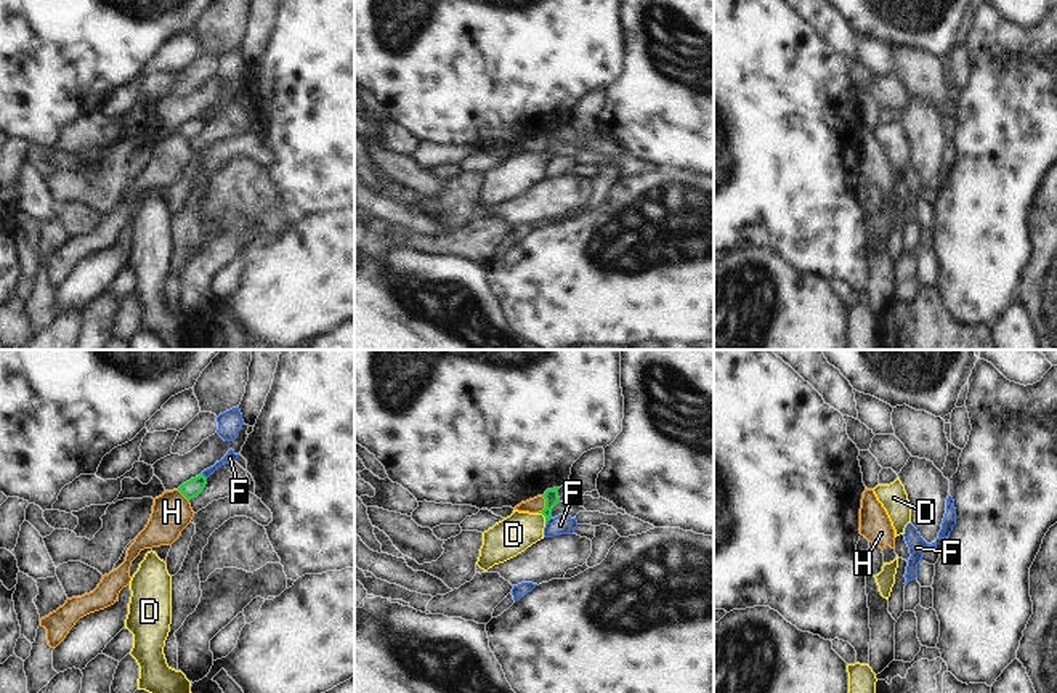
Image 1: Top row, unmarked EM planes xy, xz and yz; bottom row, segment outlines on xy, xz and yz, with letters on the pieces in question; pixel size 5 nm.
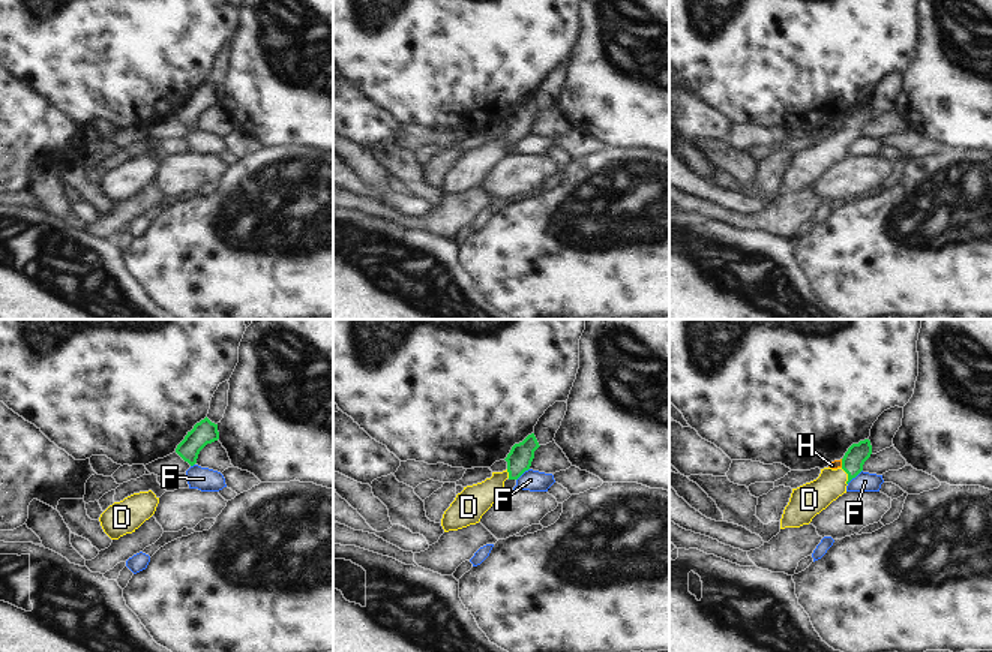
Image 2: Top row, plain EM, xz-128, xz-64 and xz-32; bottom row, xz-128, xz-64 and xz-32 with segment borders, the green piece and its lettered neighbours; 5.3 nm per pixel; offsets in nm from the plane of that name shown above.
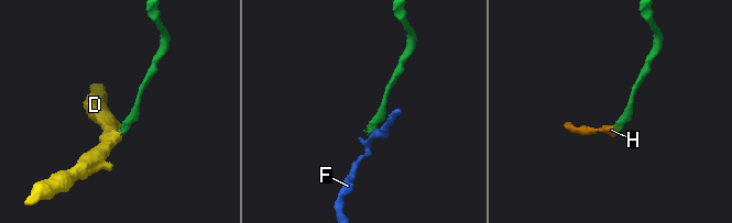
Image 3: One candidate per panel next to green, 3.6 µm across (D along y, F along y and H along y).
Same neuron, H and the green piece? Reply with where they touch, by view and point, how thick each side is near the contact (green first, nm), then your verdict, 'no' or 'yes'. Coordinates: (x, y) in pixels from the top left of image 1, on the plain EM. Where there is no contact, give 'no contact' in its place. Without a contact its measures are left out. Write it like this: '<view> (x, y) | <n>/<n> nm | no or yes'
xz (546, 146) | 70/80 nm | no

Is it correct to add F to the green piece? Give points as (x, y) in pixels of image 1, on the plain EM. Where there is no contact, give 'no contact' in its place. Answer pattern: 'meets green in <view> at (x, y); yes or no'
meets green in xz at (547, 161); no

